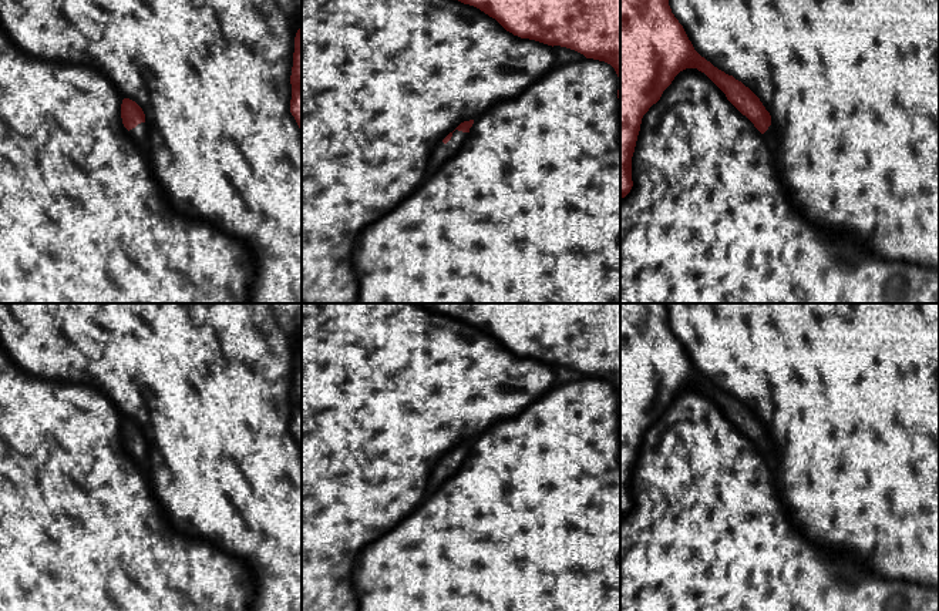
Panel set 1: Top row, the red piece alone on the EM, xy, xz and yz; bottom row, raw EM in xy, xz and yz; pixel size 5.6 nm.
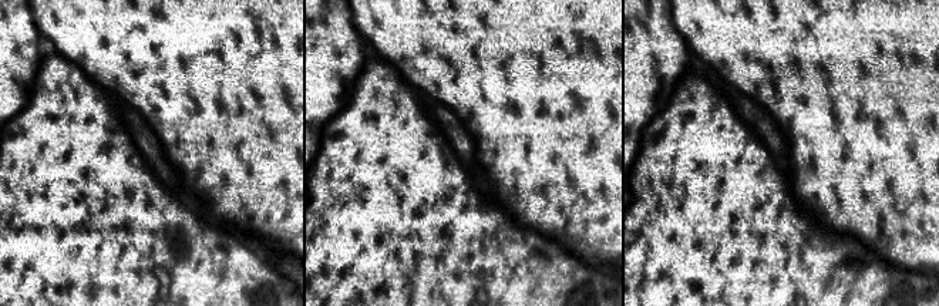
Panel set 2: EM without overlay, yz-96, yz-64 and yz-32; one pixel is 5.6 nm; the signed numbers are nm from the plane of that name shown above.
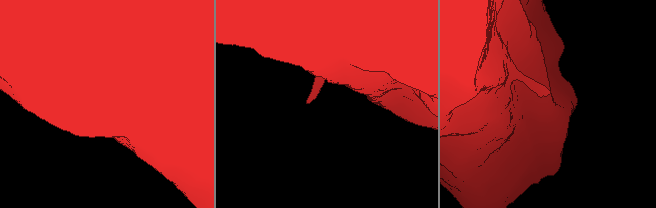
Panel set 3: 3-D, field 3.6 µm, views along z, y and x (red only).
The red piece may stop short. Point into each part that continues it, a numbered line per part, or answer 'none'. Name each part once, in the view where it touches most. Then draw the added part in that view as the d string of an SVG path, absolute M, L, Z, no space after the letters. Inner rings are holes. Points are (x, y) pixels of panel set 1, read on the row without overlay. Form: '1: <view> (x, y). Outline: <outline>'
1: xz (441, 472). Outline: M455 449L447 463L444 463L442 460L438 461L428 477L428 493L437 490L447 479L454 476L465 461L467 456L468 451Z

